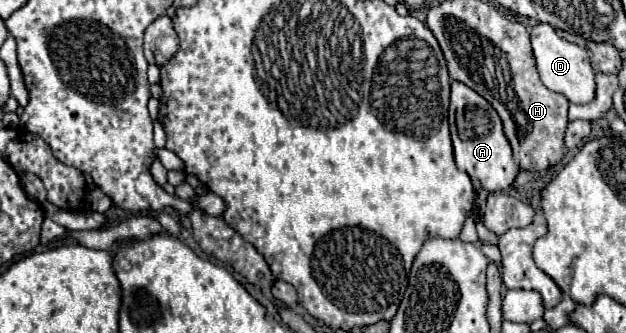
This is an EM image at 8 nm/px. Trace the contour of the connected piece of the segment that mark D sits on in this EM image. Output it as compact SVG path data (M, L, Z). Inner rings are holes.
M538 23L532 27L530 31L532 37L532 49L534 49L534 57L536 57L536 65L538 65L538 73L542 83L556 93L562 93L568 97L570 103L588 103L594 99L594 71L588 59L588 51L584 47L578 47L576 43L570 43L566 39L562 39L556 29L548 23Z

